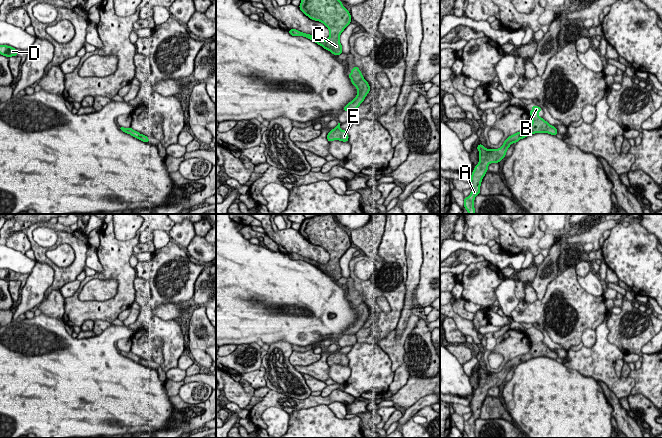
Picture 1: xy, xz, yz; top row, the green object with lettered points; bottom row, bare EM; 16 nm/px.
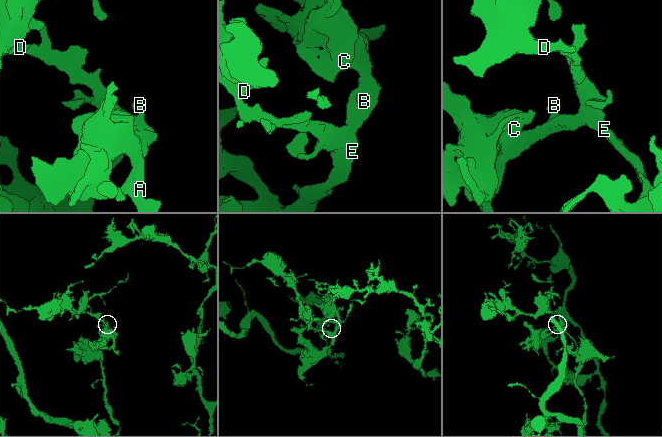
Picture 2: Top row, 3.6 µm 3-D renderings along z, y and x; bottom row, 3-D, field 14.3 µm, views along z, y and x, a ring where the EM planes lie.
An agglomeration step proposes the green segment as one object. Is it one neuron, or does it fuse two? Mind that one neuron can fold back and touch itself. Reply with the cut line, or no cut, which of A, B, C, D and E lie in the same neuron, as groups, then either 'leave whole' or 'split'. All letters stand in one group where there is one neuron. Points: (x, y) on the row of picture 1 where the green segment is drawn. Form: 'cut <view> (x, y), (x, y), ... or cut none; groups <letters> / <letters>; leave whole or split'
cut none; groups A B C D E; leave whole

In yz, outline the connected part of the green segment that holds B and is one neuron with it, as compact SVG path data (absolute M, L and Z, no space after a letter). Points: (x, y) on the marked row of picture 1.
M536 105L532 106L532 110L529 112L532 117L530 127L527 130L509 136L500 148L486 149L482 144L478 144L477 150L479 151L479 162L475 166L469 182L472 187L472 192L468 197L464 198L464 208L467 210L468 214L475 214L474 200L475 197L480 194L481 182L488 171L488 165L503 160L512 143L516 143L520 139L535 133L548 133L555 136L558 134L557 129L553 125L550 125L539 116L540 111L542 111L542 108Z

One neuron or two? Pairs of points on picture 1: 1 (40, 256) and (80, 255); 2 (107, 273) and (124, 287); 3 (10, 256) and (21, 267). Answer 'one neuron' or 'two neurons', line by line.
1: one neuron
2: one neuron
3: one neuron

